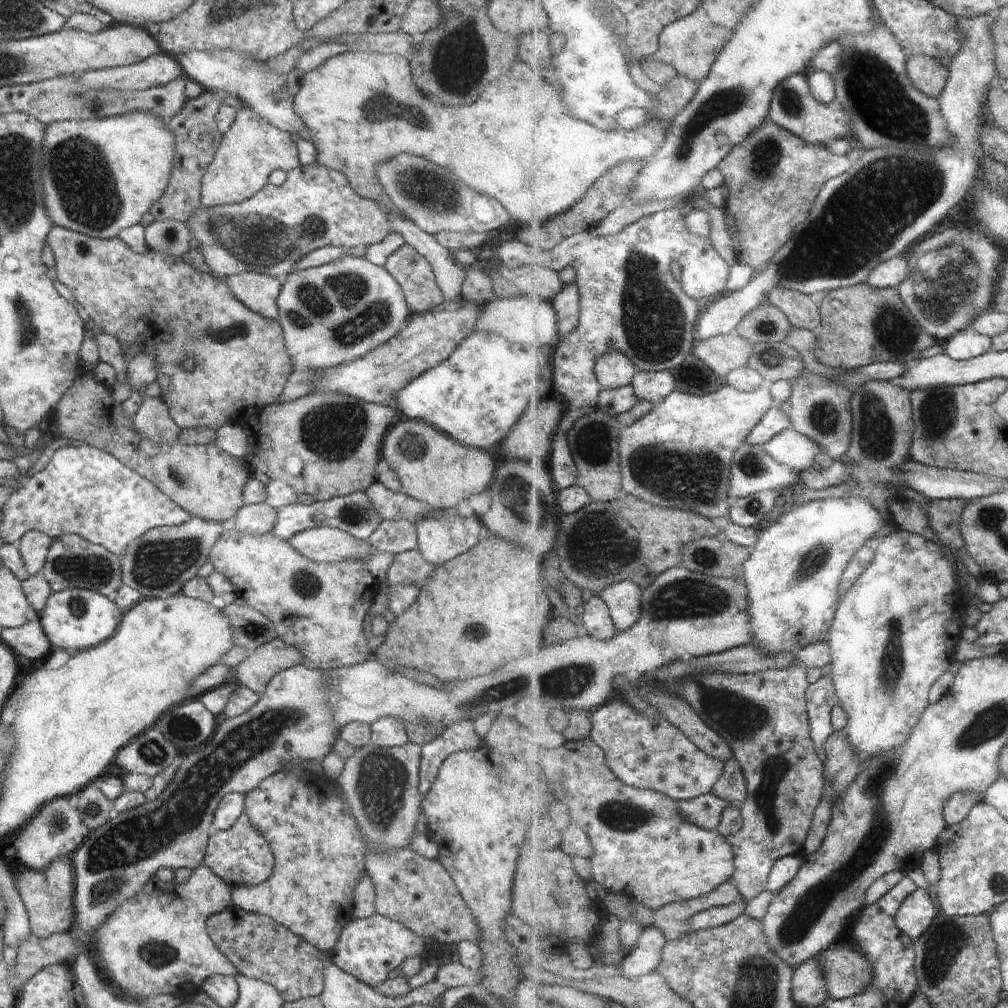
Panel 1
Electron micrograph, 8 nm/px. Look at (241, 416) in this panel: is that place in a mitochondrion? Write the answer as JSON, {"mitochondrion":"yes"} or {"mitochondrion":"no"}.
{"mitochondrion":"no"}

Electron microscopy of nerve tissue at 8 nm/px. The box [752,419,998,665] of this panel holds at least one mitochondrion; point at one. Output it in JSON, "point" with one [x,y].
{"point":[813,561]}

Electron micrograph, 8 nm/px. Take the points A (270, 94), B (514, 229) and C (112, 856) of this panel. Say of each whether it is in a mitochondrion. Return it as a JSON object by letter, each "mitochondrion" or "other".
{"A":"mitochondrion","B":"other","C":"mitochondrion"}

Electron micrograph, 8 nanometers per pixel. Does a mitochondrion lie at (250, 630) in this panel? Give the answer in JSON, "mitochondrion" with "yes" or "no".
{"mitochondrion":"yes"}

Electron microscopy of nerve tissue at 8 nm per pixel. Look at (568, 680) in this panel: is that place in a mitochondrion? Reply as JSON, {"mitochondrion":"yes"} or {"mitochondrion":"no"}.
{"mitochondrion":"yes"}

